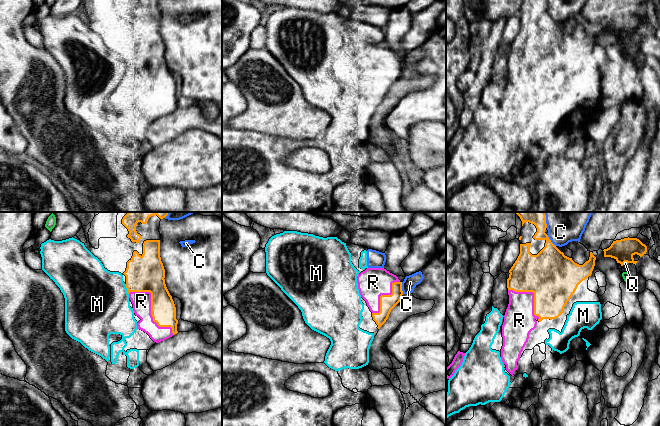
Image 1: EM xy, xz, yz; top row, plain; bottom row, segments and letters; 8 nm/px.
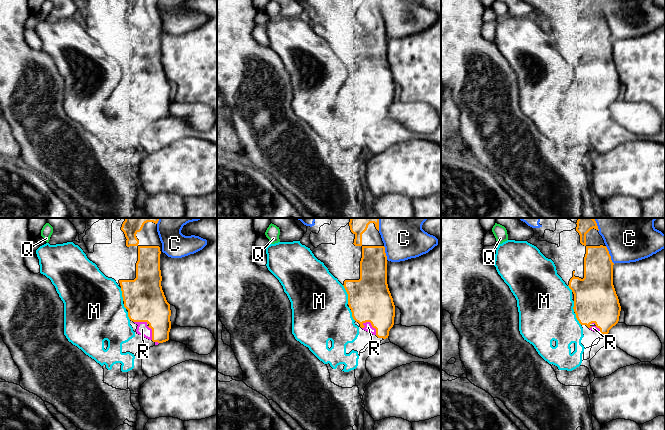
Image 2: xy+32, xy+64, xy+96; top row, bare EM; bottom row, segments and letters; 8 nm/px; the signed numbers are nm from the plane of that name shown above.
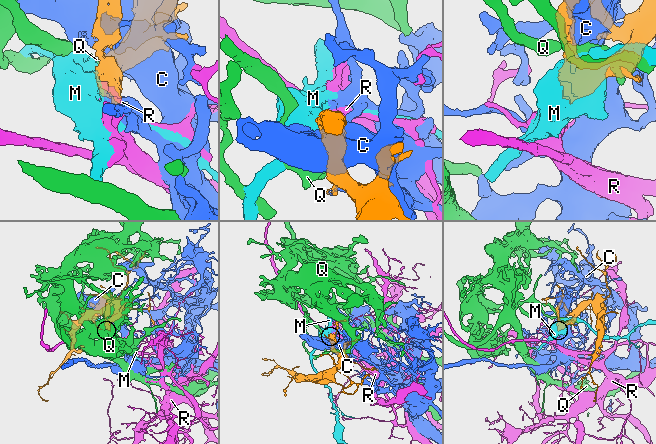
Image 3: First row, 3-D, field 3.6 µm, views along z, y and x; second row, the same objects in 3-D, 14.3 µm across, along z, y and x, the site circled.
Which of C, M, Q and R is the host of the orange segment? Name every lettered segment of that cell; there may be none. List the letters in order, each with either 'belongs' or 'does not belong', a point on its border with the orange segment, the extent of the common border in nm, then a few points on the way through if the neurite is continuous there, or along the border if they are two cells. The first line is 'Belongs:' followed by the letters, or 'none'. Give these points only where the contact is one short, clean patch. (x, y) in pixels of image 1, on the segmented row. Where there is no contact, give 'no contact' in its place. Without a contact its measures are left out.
Belongs: R
C: does not belong; meets orange in xz at (401, 288); contact 100 nm long
M: does not belong; meets orange in xy at (127, 289); contact 90 nm long
Q: does not belong; meets orange in yz at (625, 261); contact 40 nm long
R: belongs; meets orange in xy at (151, 308); contact 500 nm long

